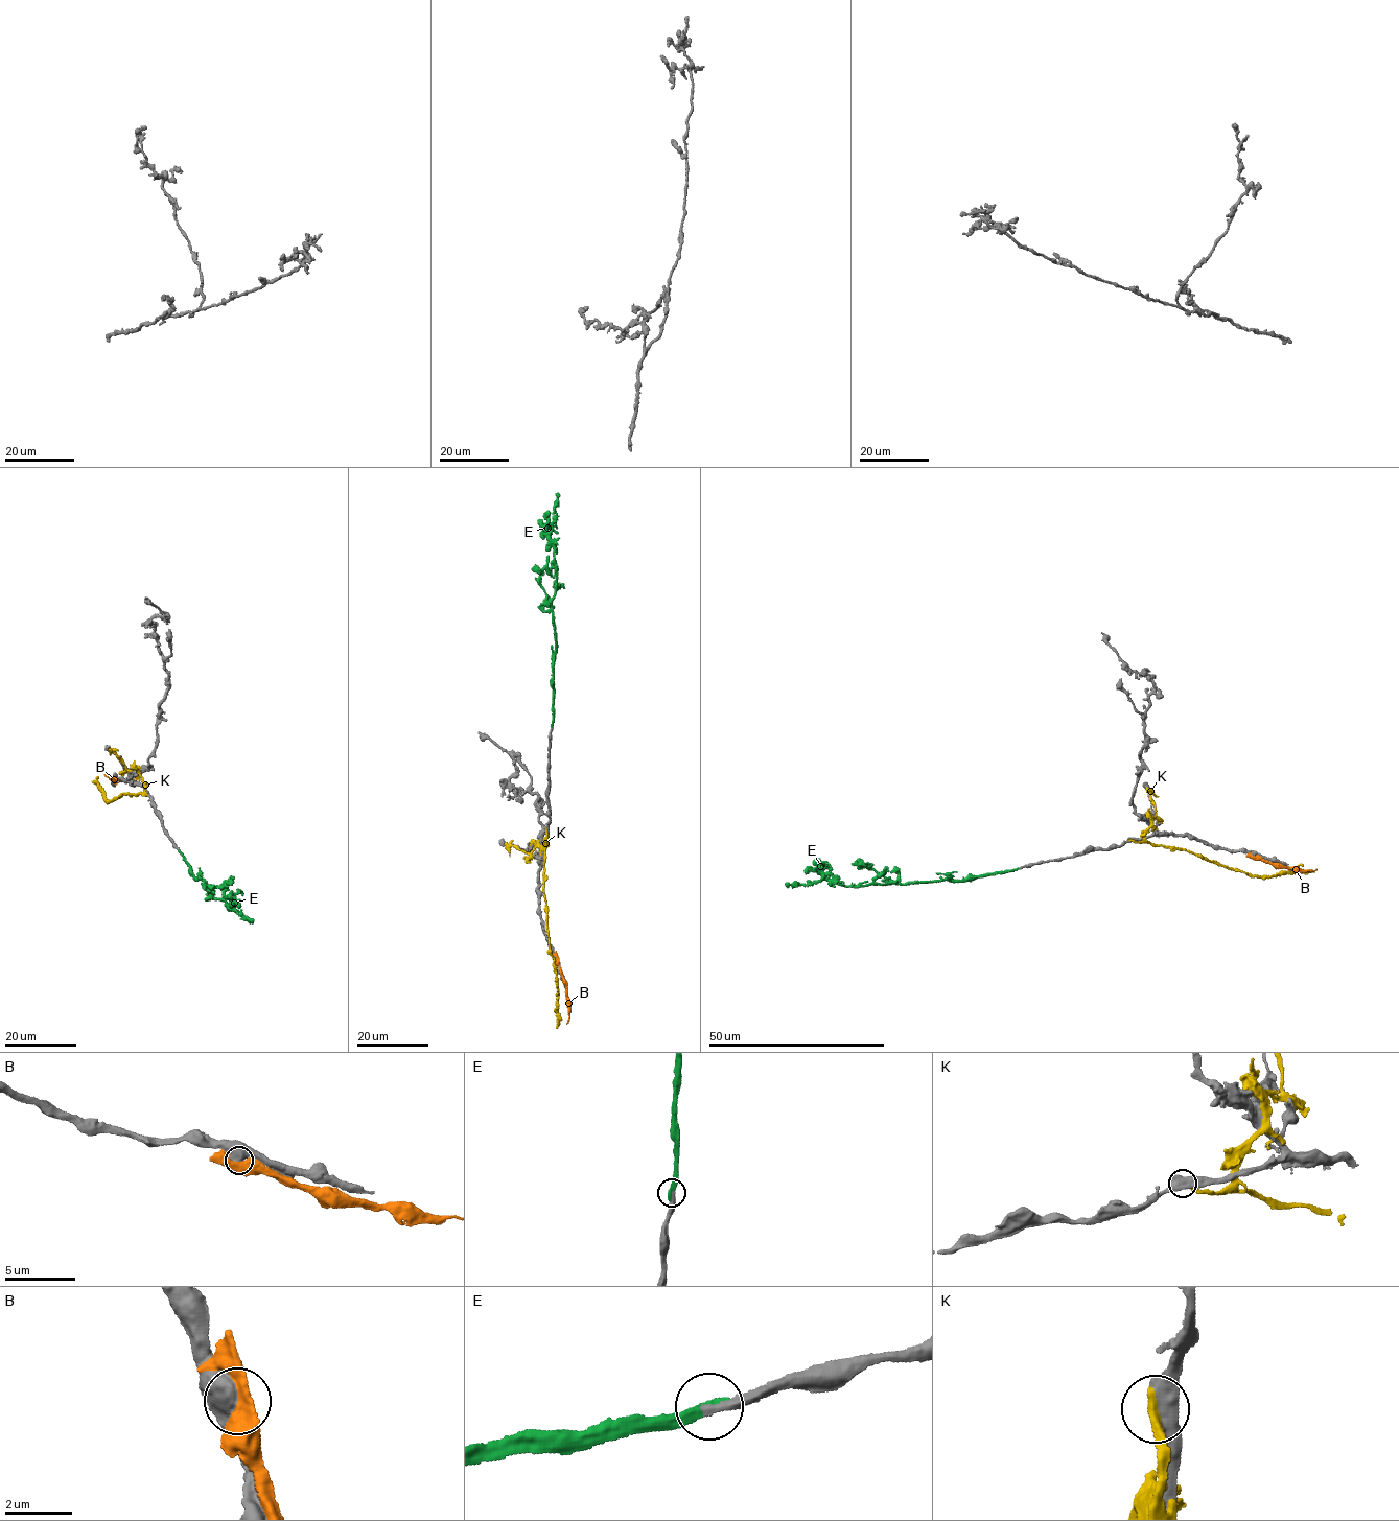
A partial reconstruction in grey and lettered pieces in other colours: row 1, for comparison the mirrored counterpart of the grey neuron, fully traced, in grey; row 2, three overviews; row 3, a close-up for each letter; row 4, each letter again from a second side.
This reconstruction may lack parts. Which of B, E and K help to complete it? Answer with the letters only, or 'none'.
E

